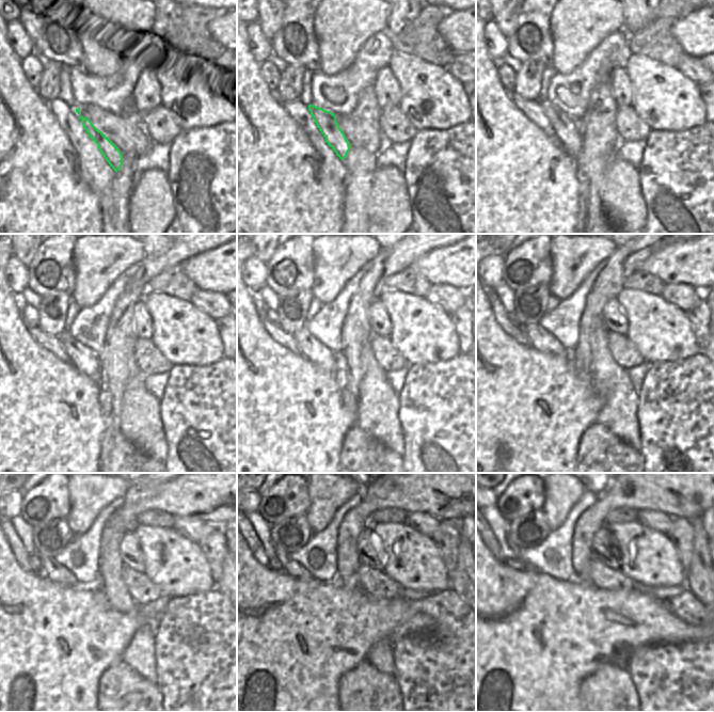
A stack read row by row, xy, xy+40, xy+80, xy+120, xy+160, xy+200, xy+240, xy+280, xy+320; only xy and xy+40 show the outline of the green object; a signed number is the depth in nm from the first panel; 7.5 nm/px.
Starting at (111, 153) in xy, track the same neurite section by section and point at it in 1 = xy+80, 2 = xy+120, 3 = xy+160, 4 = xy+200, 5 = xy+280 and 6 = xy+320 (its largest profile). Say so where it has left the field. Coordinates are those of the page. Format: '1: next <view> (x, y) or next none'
1: next xy+80 (567, 131)
2: next xy+120 (83, 359)
3: next xy+160 (311, 348)
4: next xy+200 (541, 339)
5: next xy+280 (289, 566)
6: next xy+320 (512, 544)

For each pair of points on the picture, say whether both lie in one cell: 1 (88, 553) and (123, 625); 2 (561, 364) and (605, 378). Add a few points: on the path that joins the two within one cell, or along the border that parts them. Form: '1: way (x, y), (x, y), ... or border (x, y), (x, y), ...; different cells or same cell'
1: border (80, 584), (90, 585); different cells
2: border (591, 380), (602, 404); different cells

